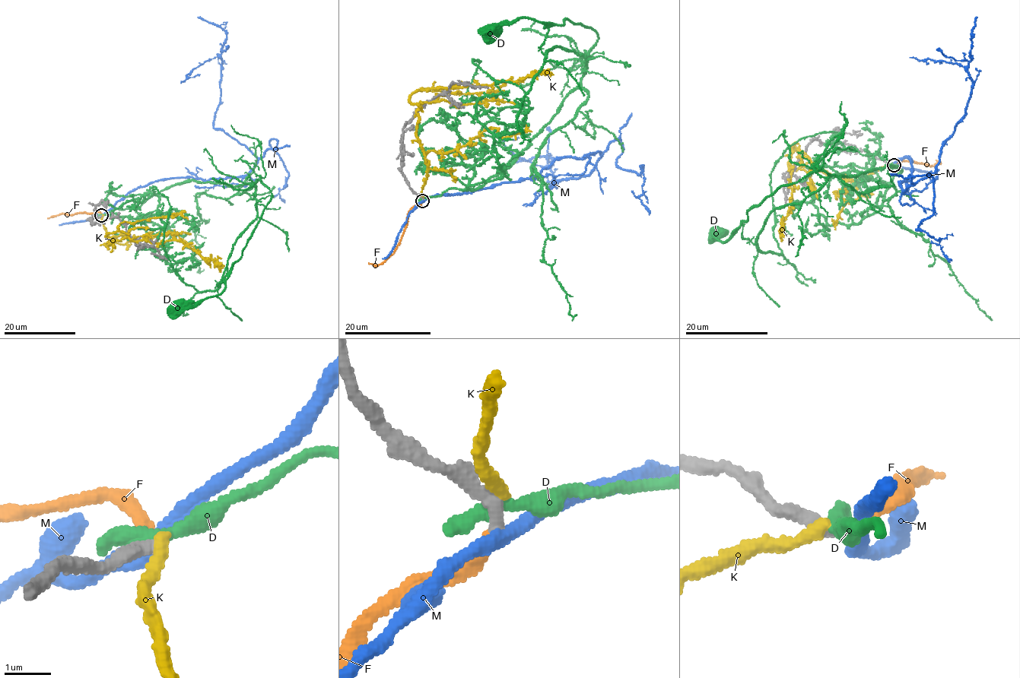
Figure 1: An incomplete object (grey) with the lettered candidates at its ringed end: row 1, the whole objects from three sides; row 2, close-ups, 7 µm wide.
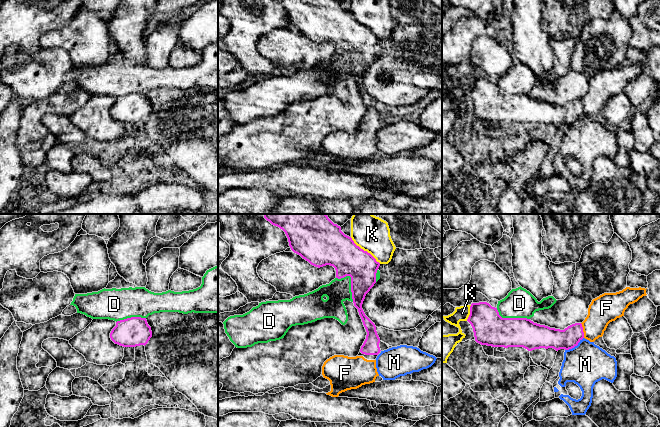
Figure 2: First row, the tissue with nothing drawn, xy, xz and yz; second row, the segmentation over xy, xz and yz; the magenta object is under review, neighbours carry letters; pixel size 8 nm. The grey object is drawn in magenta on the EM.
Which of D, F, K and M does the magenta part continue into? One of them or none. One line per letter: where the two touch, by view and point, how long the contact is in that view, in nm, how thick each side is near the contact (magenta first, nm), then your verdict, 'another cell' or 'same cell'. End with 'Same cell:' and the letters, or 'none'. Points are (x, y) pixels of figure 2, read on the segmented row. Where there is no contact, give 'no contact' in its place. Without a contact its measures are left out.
D: contact xz (351, 282); length 240 nm; calibres 260 and 190 nm; another cell
F: contact yz (582, 330); length 120 nm; calibres 160 and 220 nm; same cell
K: contact xz (365, 251); length 320 nm; calibres 280 and 280 nm; another cell
M: contact yz (574, 346); length 190 nm; calibres 180 and 340 nm; another cell
Same cell: F

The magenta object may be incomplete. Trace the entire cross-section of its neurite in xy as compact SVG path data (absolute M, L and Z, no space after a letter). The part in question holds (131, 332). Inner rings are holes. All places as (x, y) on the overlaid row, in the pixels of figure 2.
M131 317L116 322L110 333L111 340L123 347L146 345L152 337L146 318Z

